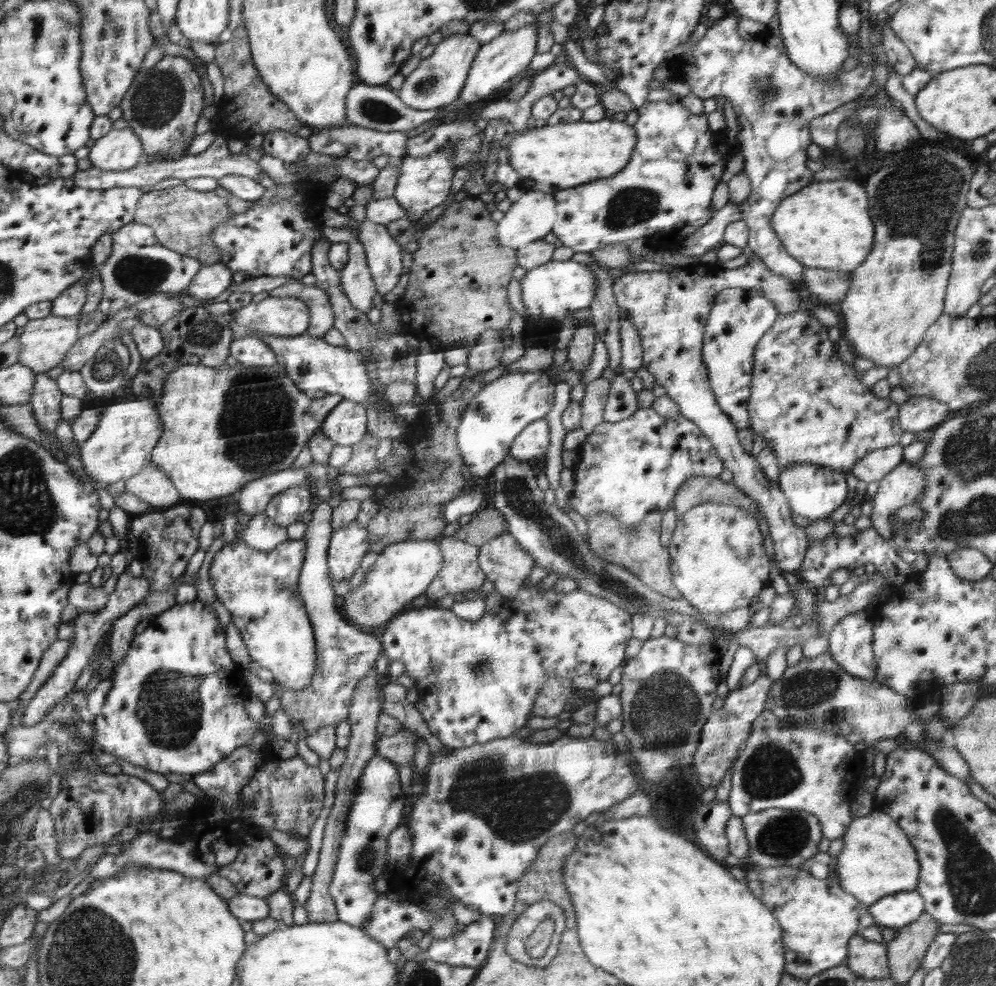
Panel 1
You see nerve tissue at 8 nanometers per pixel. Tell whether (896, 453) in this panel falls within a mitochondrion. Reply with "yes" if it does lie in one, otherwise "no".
no

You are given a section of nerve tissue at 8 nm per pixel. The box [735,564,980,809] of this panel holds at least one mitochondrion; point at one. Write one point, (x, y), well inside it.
(770, 771)

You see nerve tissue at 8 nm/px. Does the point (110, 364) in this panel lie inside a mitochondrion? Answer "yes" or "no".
yes

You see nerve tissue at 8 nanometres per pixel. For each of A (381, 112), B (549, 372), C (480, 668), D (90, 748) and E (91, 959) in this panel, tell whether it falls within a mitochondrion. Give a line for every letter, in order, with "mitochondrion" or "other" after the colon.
A: mitochondrion
B: other
C: mitochondrion
D: other
E: mitochondrion

